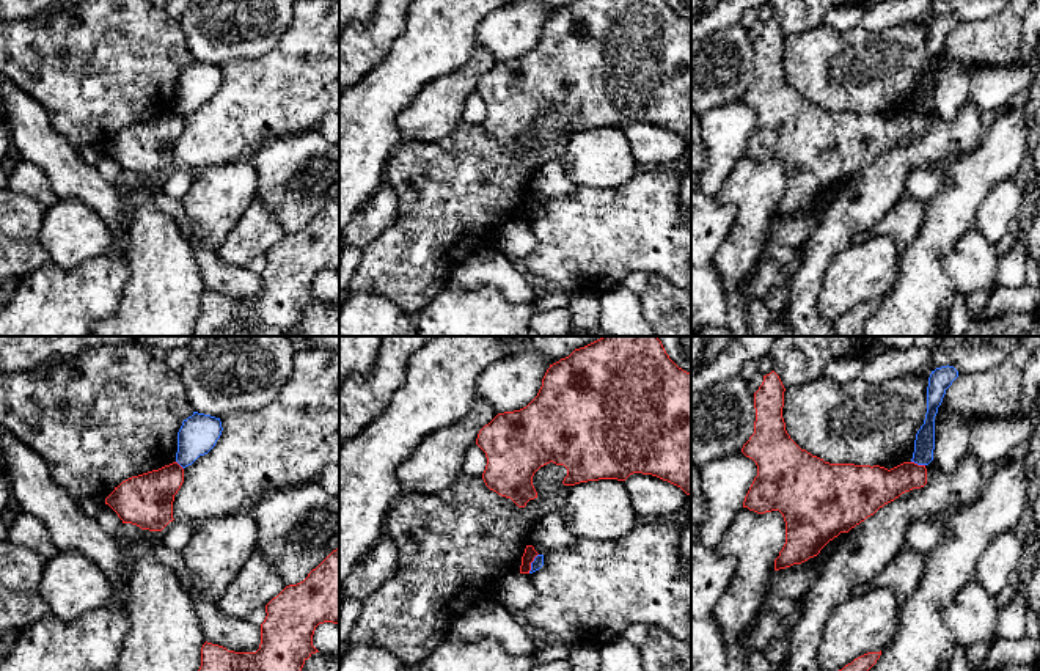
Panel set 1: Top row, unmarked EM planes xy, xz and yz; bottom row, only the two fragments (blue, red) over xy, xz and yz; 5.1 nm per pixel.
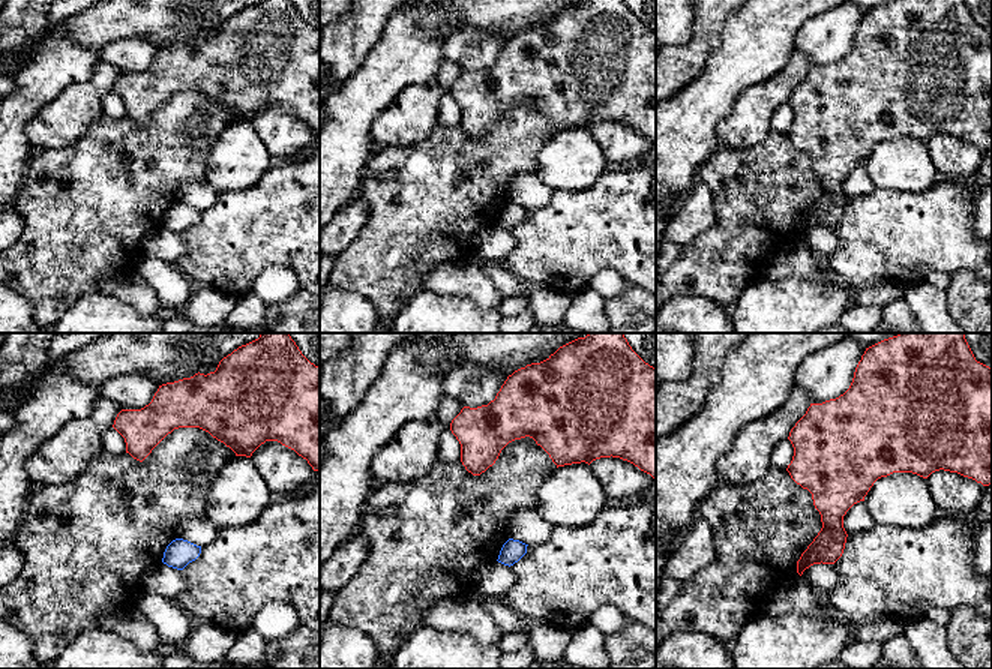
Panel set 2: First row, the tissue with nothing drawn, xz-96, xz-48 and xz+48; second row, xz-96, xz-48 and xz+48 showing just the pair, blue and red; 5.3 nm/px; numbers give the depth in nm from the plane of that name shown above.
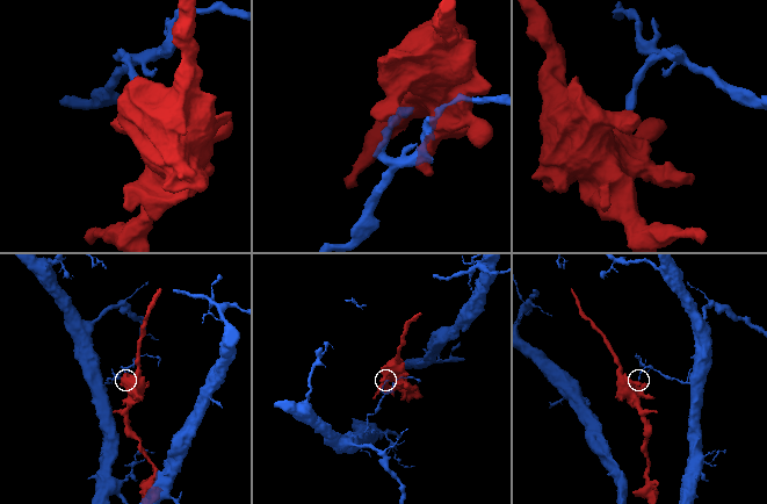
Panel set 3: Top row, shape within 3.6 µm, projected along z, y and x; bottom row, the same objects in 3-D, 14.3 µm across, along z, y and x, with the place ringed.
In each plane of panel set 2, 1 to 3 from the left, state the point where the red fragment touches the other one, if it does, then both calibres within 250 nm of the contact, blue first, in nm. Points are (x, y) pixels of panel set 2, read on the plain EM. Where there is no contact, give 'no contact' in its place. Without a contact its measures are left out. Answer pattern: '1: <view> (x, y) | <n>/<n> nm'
1: no contact
2: no contact
3: no contact

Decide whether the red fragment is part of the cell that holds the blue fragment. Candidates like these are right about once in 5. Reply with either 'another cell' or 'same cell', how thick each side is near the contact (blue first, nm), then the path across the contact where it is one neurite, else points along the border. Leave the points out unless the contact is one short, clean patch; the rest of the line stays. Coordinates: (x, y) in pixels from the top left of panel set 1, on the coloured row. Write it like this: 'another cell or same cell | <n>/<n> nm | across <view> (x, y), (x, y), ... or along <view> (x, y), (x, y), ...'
another cell | 60/70 nm | along xz (538, 553), (528, 572)

